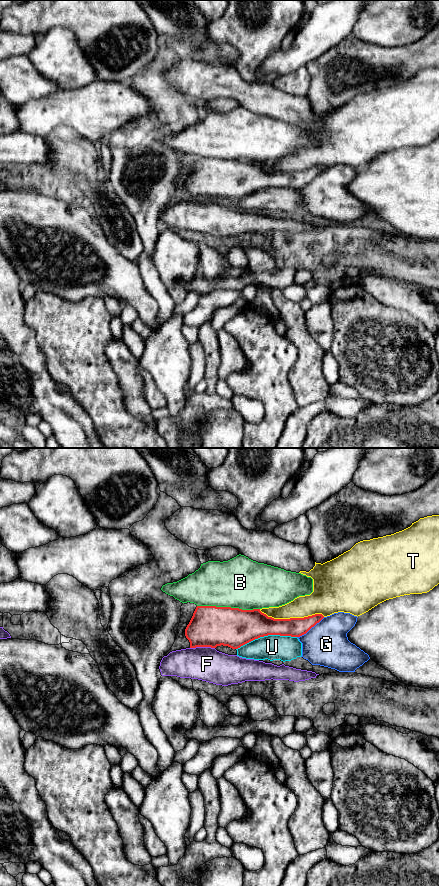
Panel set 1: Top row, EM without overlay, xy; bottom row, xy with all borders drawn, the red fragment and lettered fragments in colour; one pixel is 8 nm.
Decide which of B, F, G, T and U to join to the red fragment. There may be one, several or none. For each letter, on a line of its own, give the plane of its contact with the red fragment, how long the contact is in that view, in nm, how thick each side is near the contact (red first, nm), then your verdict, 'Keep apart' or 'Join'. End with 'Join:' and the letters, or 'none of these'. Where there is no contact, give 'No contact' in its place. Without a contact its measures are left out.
B: Touches red in xy. Shared border 500 nm. Thickness 340 nm (red) against 400 nm. Keep apart
F: Touches red in xy. Shared border 200 nm. Thickness 340 nm (red) against 280 nm. Keep apart
G: Touches red in xy. Shared border 280 nm. Thickness 160 nm (red) against 360 nm. Keep apart
T: Touches red in xy. Shared border 550 nm. Thickness 170 nm (red) against 190 nm. Keep apart
U: Touches red in xy. Shared border 500 nm. Thickness 300 nm (red) against 200 nm. Keep apart
Join: none of these

